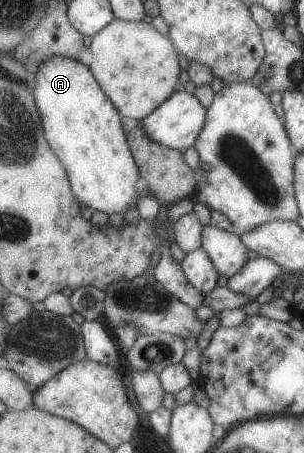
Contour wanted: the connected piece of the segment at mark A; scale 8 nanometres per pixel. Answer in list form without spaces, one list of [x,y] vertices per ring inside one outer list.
[[[51,56],[38,65],[33,85],[32,93],[45,127],[45,137],[61,159],[80,205],[84,203],[107,215],[122,214],[131,204],[137,206],[143,196],[135,189],[140,169],[121,126],[120,111],[105,95],[90,67],[76,59]]]

